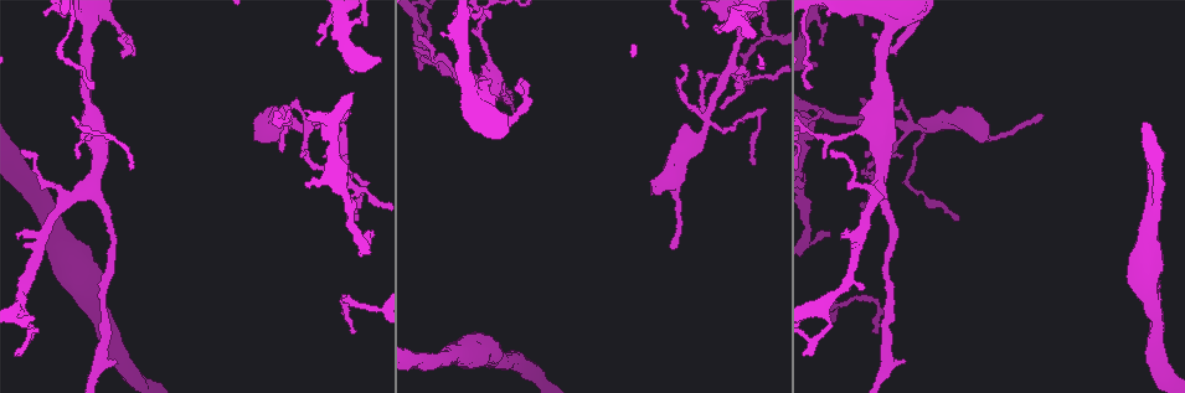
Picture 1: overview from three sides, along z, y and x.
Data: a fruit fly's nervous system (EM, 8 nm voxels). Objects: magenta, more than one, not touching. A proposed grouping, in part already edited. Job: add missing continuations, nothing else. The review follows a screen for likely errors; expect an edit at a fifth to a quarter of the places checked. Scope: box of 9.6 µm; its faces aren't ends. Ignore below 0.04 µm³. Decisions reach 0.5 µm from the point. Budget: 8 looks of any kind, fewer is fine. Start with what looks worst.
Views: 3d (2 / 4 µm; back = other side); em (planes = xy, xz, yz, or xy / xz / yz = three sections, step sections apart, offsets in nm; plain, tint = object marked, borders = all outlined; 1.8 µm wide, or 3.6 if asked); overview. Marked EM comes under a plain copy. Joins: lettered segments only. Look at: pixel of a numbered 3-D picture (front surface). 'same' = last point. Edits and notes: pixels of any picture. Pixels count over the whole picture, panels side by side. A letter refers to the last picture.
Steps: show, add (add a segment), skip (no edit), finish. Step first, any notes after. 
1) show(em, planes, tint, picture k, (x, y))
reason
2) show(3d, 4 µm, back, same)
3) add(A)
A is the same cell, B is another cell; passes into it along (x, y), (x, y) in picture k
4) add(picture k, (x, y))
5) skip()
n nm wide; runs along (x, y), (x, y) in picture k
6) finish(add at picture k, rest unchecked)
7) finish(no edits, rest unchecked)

show(em, yz, step 4, borders, picture 1, (827, 236))
an open end

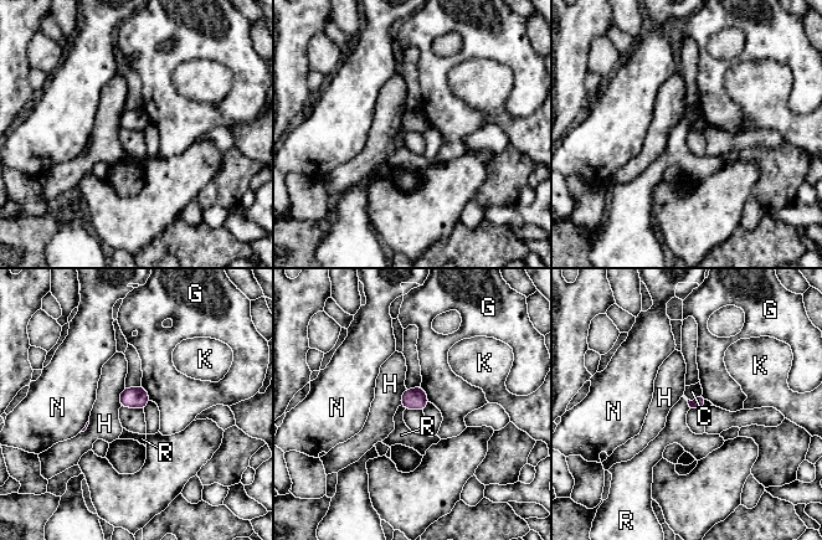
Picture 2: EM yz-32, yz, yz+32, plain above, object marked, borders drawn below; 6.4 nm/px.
skip()
C, G, H, K, N and R are other cells; border along (682, 396), (691, 407) in picture 2; no lettered segment goes on from it

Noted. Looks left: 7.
show(3d, 2 µm, picture 1, (822, 46))
thin end

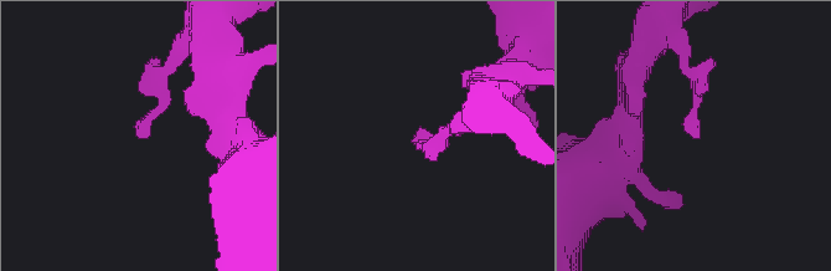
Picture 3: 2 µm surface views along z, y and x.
show(em, xz, step 16, borders, picture 3, (138, 133))

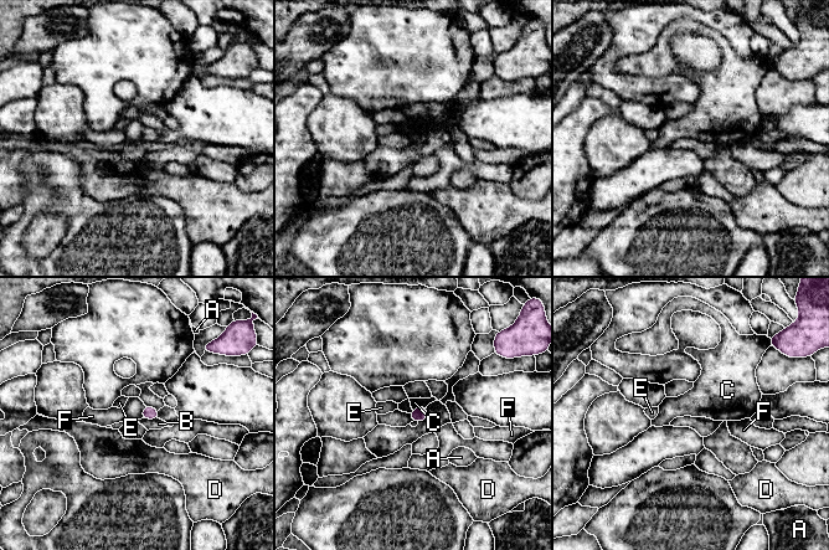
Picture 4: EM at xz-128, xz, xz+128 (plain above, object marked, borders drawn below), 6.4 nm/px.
show(em, planes, borders, same)

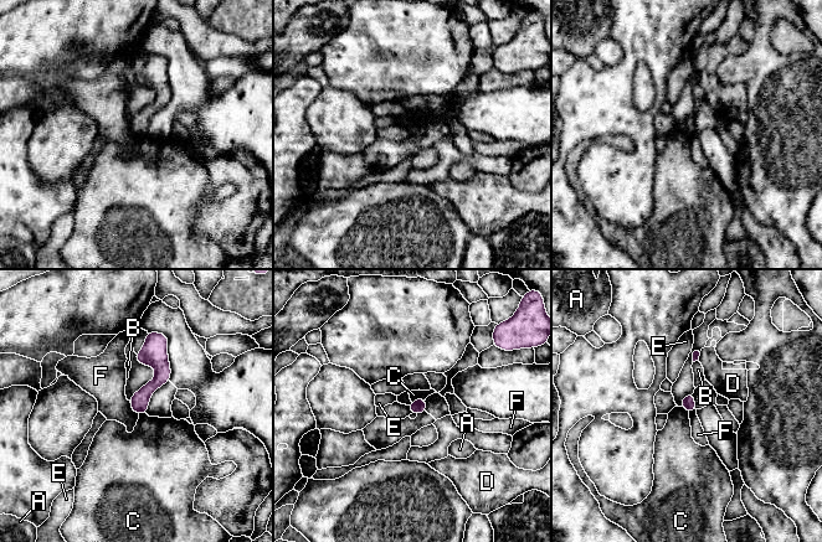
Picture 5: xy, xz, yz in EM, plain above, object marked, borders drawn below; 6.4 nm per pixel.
skip()
E touches over 170 nm; A, B, C, D, E and F are other cells; border along (128, 401), (132, 409), (138, 414) in picture 5; no lettered segment goes on from it

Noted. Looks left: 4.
show(em, xz, step 8, tint, picture 1, (752, 164))
long arm stops here

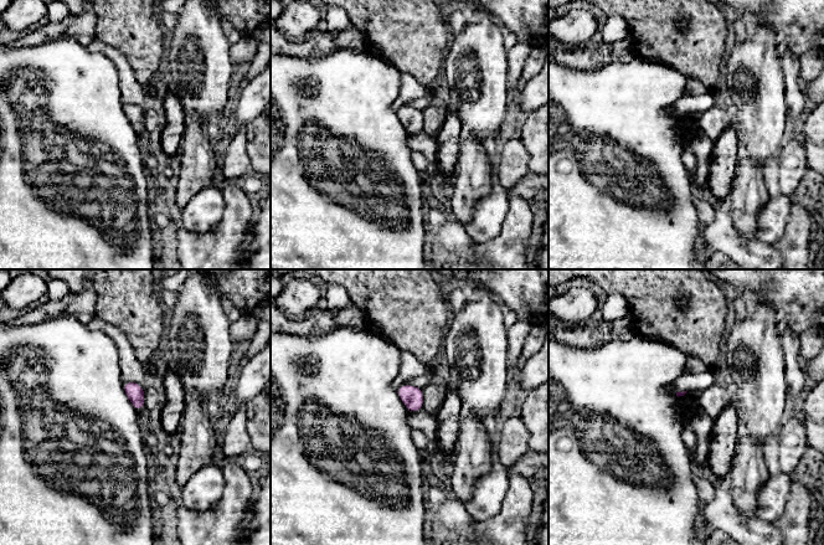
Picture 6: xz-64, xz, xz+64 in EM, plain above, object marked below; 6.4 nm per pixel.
show(em, xy, step 8, borders, same)
another direction

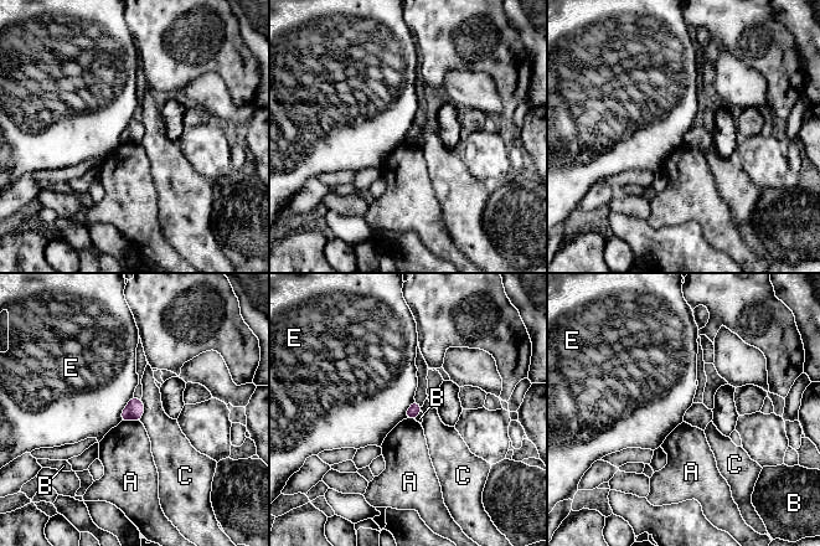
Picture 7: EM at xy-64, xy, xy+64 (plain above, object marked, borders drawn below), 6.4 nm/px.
skip()
A, B, C and E are other cells; border along (133, 395), (122, 411), (119, 421) in picture 7; no lettered segment goes on from it

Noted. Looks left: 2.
finish(no edits, rest unchecked)

